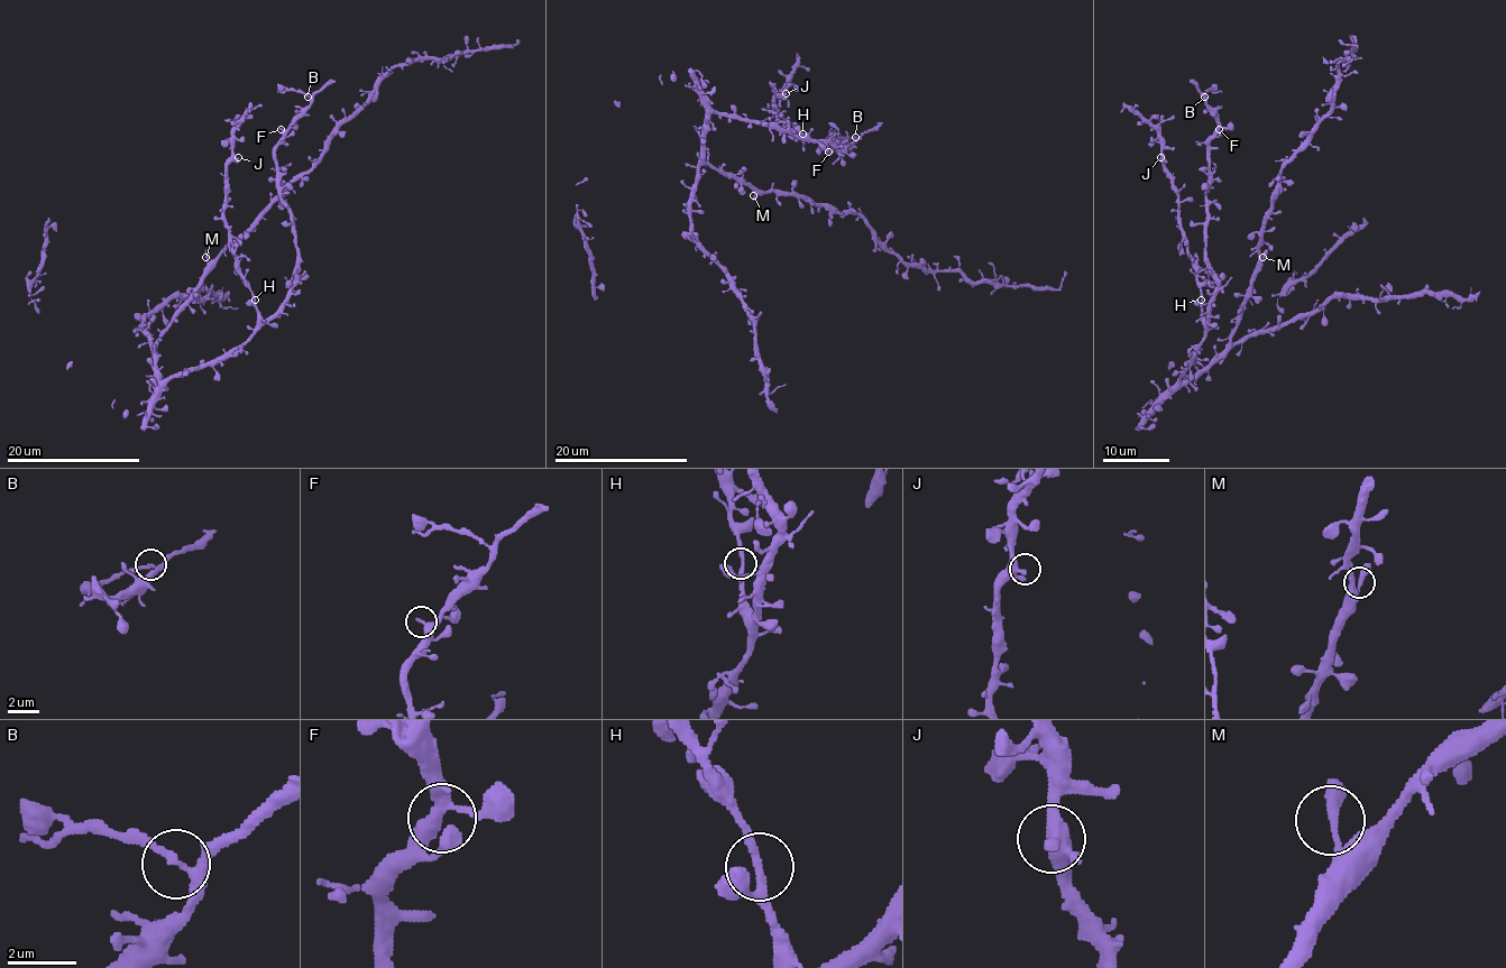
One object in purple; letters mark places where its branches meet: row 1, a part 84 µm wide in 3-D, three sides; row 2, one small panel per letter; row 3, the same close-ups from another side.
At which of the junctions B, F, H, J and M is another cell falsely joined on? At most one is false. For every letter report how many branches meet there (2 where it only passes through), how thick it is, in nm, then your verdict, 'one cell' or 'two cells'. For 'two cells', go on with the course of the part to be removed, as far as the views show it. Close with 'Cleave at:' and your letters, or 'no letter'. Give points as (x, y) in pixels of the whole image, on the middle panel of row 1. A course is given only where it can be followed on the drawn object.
B: 3 | 220 nm | two cells | (855, 137), (841, 140), (825, 154)
F: 2 | 300 nm | one cell
H: 3 | 200 nm | one cell
J: 3 | 280 nm | one cell
M: 2 | 280 nm | one cell
Cleave at: B

